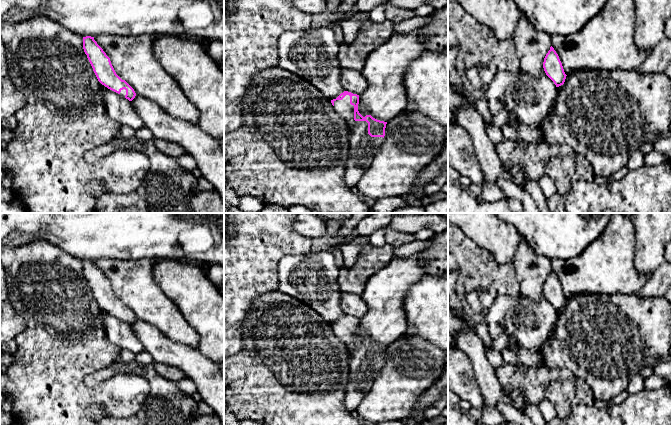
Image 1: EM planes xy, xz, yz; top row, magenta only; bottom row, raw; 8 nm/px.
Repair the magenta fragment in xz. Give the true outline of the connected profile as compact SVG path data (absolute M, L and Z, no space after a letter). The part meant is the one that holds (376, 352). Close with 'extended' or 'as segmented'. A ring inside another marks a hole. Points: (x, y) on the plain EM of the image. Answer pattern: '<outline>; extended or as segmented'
M344 315L336 323L331 324L331 327L352 353L344 404L348 411L354 413L370 391L384 364L387 346L377 344L371 339L363 341L358 335L357 318Z; extended

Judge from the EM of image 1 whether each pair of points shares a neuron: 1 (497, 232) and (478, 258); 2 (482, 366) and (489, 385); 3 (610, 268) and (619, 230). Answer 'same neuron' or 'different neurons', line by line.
1: different neurons
2: same neuron
3: same neuron

